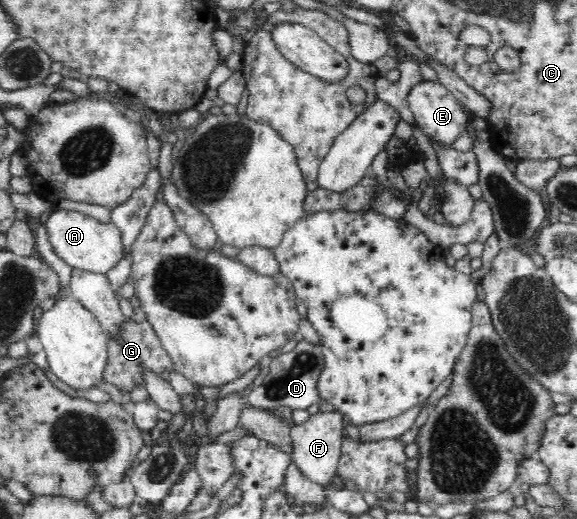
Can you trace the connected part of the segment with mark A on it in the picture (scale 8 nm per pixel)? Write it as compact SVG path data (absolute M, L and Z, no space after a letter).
M62 209L62 212L54 212L46 220L46 230L50 244L54 246L54 252L74 269L108 274L108 270L114 268L118 261L126 256L126 251L122 247L121 232L117 226L112 222L101 223L96 218L79 211Z

